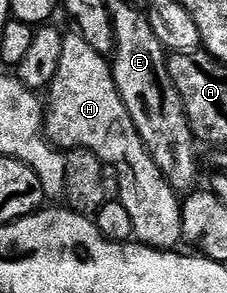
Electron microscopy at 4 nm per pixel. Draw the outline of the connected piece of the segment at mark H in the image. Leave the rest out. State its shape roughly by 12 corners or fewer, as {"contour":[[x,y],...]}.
{"contour":[[65,35],[44,130],[120,179],[133,237],[175,249],[181,197],[155,164],[109,57]]}

